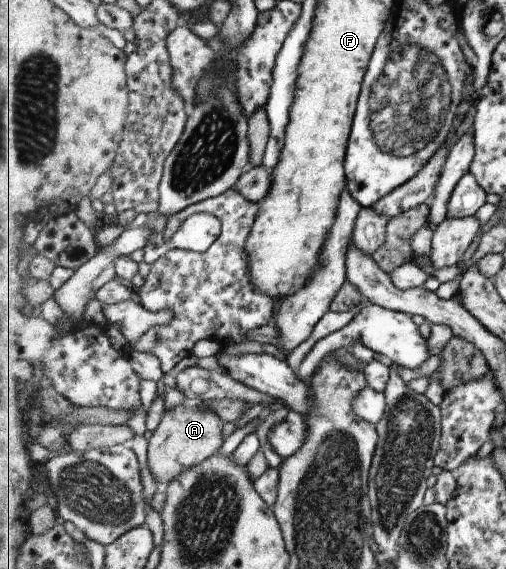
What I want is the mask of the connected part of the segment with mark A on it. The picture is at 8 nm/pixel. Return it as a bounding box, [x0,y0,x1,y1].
[147,400,226,484]

